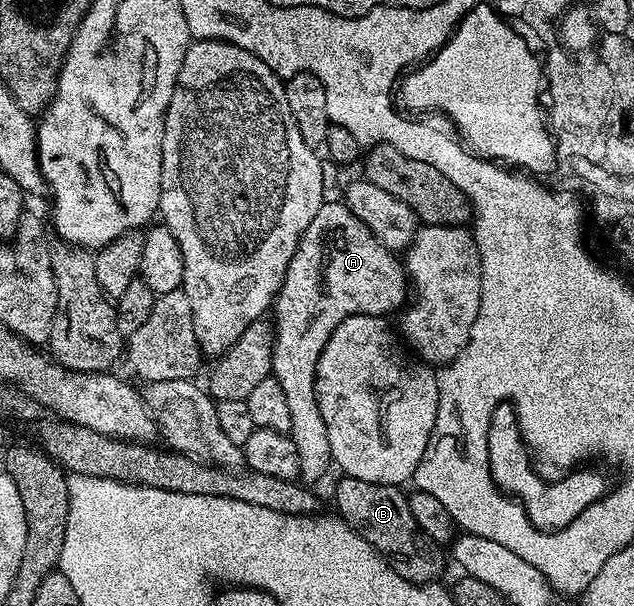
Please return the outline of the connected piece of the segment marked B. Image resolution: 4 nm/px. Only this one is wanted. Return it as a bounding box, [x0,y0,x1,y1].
[333,475,446,584]

